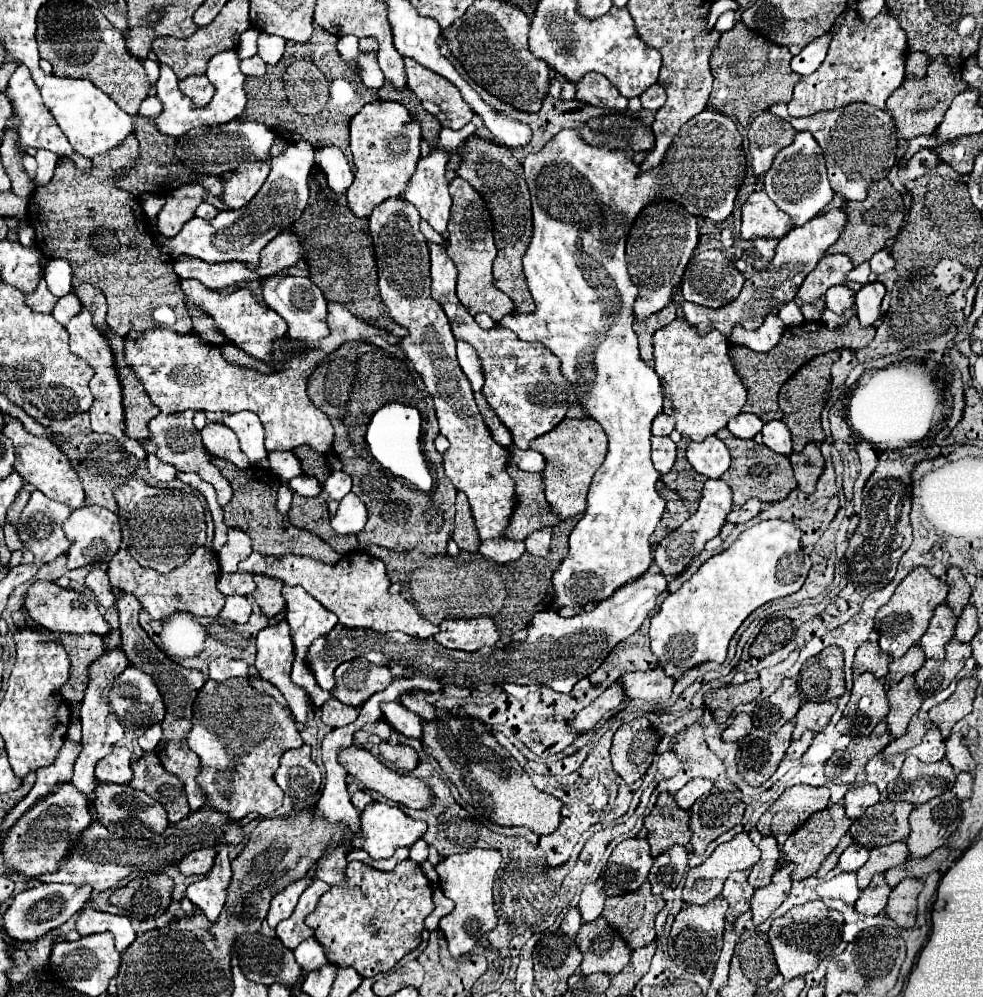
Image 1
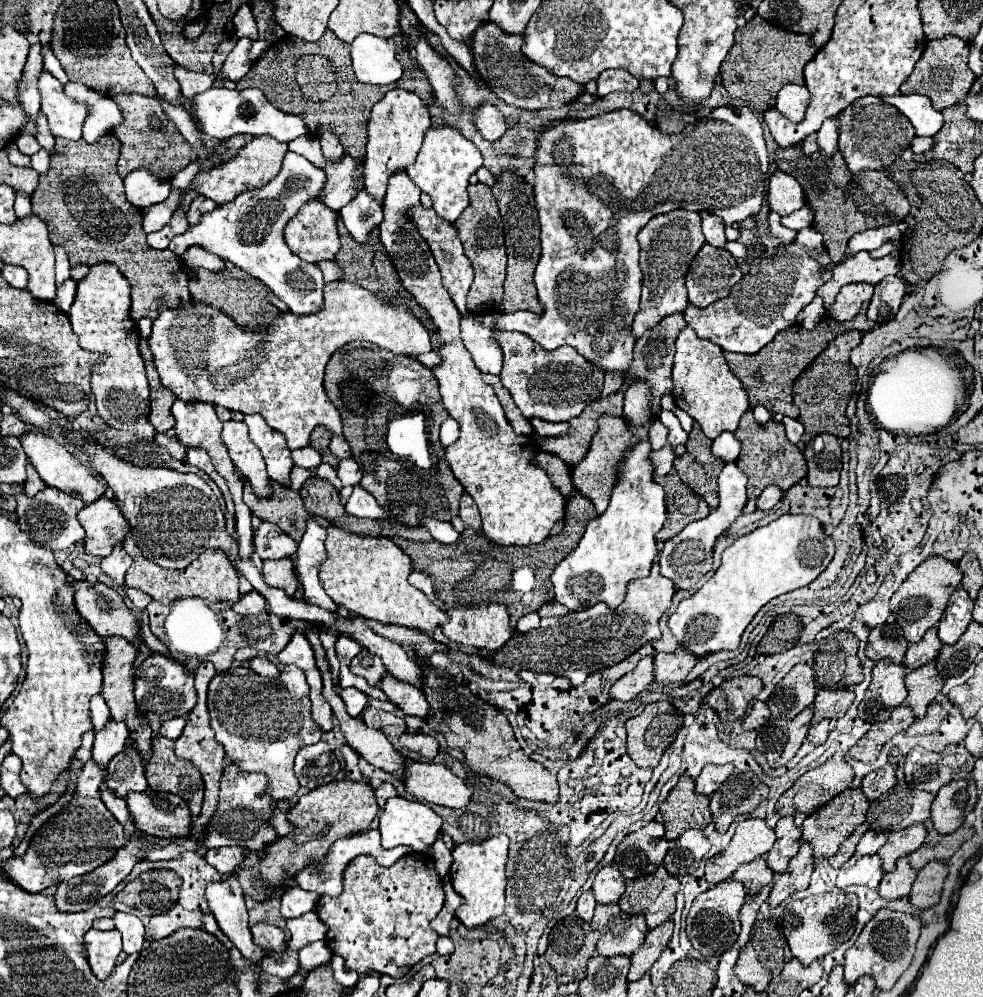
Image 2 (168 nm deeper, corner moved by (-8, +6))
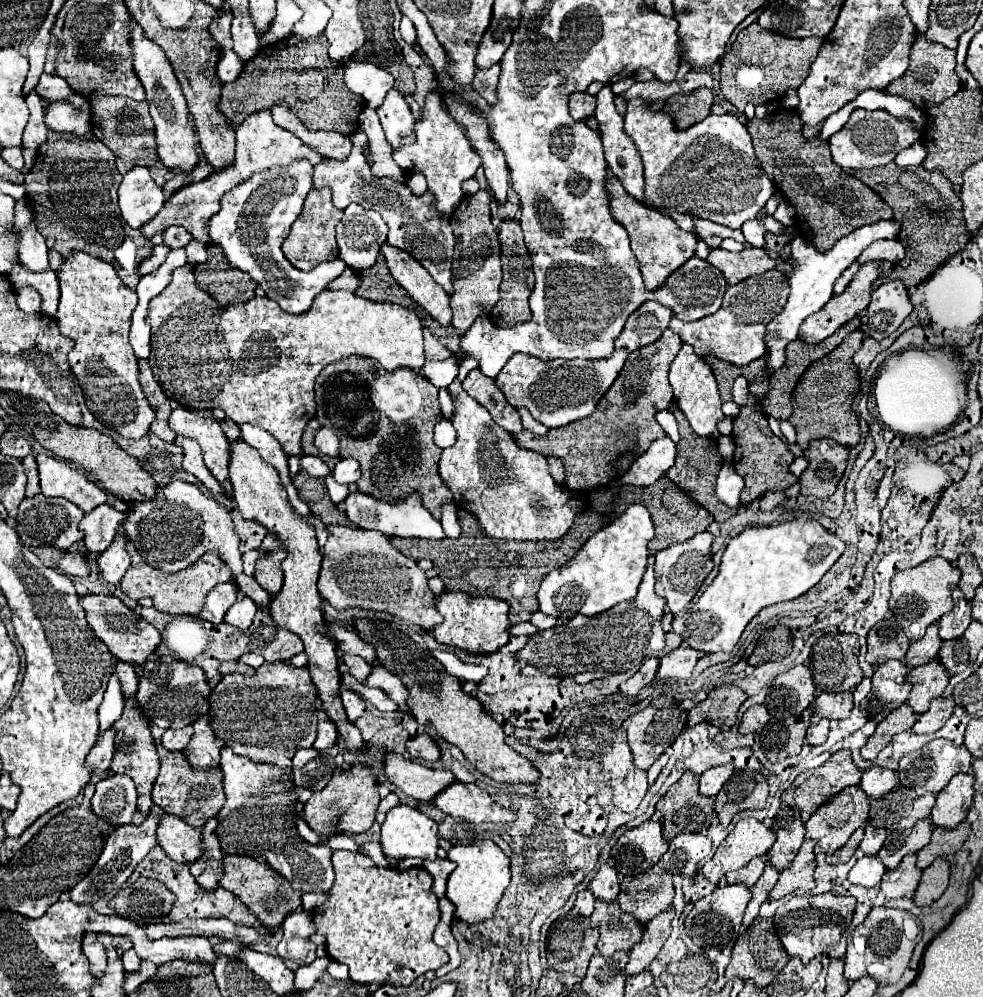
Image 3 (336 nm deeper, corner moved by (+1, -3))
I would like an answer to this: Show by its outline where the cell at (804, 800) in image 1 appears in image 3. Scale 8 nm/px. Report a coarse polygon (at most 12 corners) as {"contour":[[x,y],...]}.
{"contour":[[850,749],[836,751],[784,791],[782,801],[808,821],[862,769]]}

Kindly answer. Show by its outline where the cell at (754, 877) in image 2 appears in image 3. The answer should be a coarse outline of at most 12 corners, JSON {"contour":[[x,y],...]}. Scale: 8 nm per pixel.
{"contour":[[756,857],[742,869],[726,875],[728,883],[752,887],[764,871],[764,859]]}

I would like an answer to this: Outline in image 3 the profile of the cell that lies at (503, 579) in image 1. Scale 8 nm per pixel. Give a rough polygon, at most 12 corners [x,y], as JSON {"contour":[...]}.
{"contour":[[594,509],[558,541],[496,541],[462,511],[458,539],[392,545],[438,567],[444,591],[538,611],[542,579],[608,521]]}

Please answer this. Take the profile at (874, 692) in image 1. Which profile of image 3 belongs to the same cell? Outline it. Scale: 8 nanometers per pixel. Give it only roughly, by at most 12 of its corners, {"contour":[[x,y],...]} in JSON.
{"contour":[[888,659],[860,703],[880,723],[906,703],[912,683],[906,663]]}

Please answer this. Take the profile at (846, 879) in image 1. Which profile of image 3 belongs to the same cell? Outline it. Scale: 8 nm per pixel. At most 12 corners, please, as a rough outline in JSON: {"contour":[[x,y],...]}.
{"contour":[[864,855],[850,869],[848,881],[874,887],[886,867],[878,855]]}

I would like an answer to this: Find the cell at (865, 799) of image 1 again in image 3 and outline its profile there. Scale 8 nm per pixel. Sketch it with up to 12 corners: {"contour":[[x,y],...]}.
{"contour":[[884,767],[862,773],[860,787],[878,799],[896,787],[896,773]]}

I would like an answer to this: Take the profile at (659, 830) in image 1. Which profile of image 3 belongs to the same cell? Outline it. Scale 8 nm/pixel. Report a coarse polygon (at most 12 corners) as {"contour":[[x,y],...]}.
{"contour":[[684,773],[656,803],[664,837],[708,829],[714,797]]}

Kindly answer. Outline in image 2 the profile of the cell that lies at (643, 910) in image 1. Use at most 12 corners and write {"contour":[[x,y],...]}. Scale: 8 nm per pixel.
{"contour":[[665,866],[627,880],[617,904],[653,930],[673,916],[679,880]]}

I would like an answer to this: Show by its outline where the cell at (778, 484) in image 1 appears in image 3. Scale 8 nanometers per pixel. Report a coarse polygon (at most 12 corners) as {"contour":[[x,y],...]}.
{"contour":[[758,405],[734,419],[742,505],[796,483],[794,455]]}

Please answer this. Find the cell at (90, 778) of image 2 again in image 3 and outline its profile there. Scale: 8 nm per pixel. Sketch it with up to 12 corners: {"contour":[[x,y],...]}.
{"contour":[[106,729],[88,753],[94,773],[108,771],[114,755],[114,729]]}

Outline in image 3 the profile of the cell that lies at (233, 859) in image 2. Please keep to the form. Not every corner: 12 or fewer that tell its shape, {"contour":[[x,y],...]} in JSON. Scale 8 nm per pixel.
{"contour":[[226,855],[220,885],[274,933],[302,893],[270,865]]}

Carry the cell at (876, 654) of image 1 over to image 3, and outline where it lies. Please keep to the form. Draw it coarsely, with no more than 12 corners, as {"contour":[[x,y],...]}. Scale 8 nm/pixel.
{"contour":[[896,619],[868,633],[870,665],[902,659],[910,647]]}

